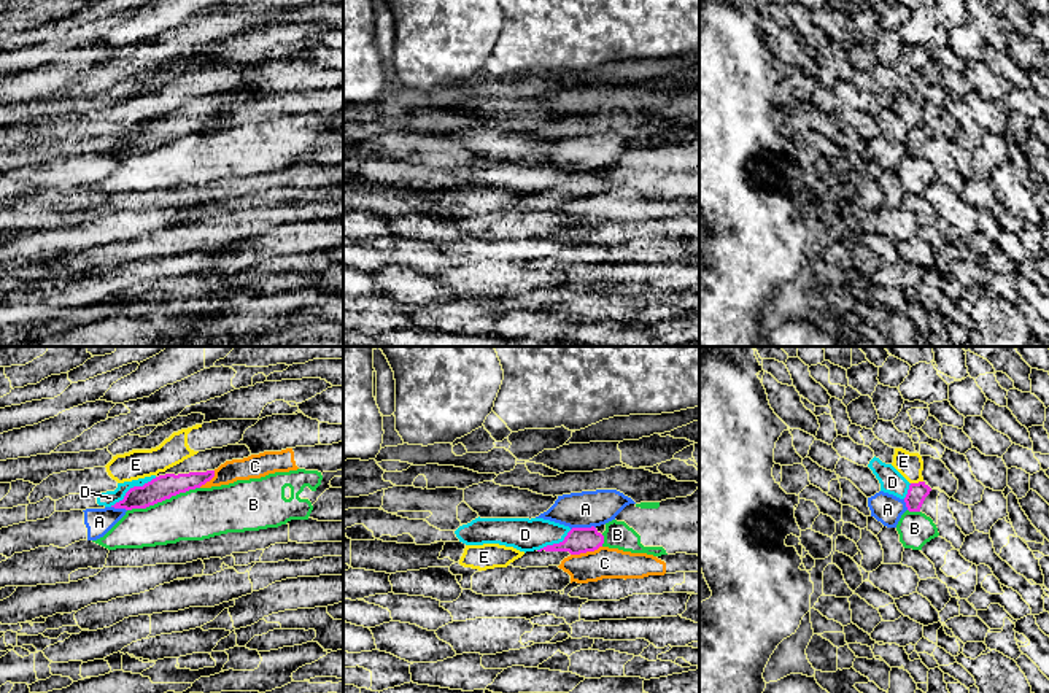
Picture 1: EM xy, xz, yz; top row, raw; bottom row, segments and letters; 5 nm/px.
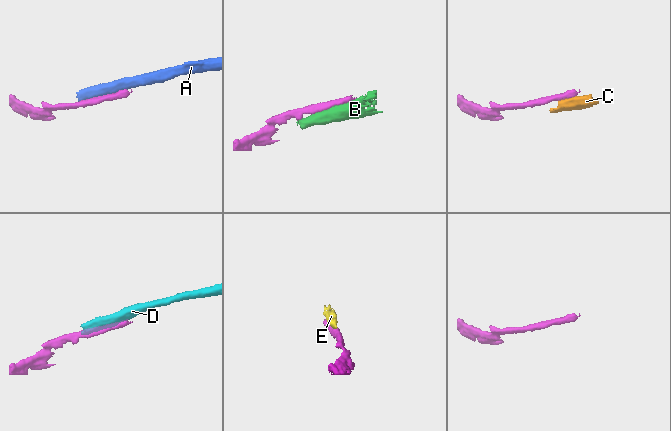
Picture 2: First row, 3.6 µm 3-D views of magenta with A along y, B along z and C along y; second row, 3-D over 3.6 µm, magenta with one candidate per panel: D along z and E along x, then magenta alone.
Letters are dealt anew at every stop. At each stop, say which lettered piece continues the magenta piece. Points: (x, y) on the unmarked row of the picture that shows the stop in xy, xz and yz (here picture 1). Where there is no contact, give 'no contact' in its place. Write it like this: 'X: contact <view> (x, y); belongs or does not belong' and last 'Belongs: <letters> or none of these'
A: contact xz (582, 172); does not belong
B: contact xy (162, 143); does not belong
C: contact xz (585, 196); belongs
D: contact xy (134, 131); does not belong
E: contact yz (916, 127); does not belong
Belongs: C

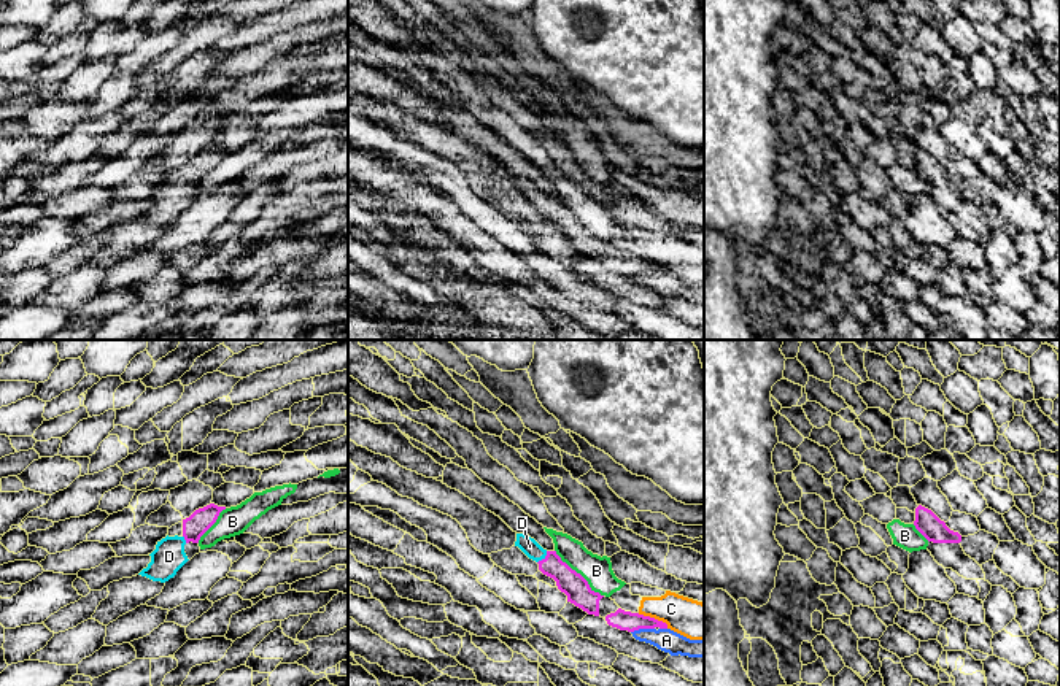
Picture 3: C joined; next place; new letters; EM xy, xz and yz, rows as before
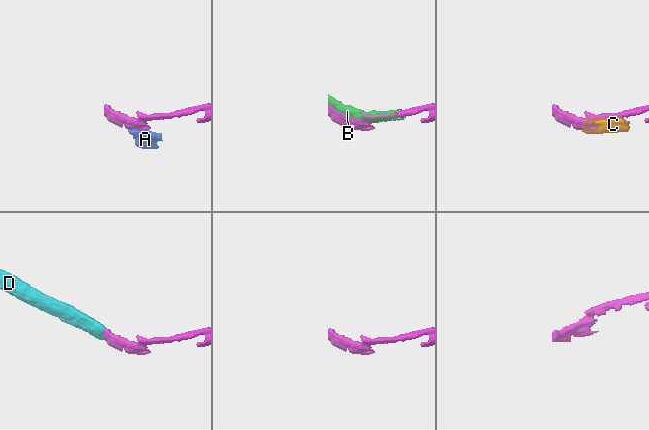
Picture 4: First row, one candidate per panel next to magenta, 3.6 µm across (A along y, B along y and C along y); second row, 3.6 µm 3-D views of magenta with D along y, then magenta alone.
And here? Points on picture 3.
A: contact xz (642, 272); does not belong
B: contact xz (579, 218); does not belong
C: contact xz (653, 262); does not belong
D: contact xz (542, 204); belongs
Belongs: D

